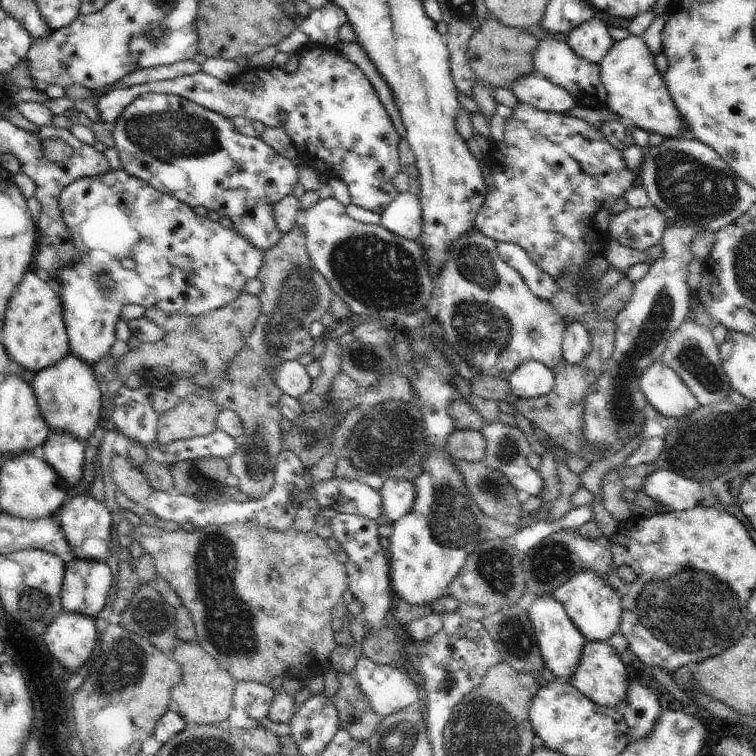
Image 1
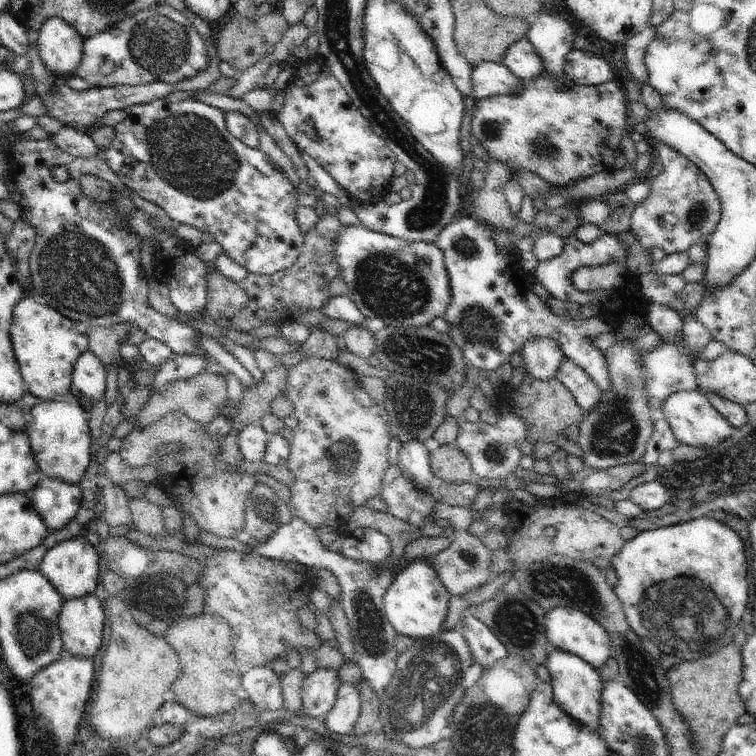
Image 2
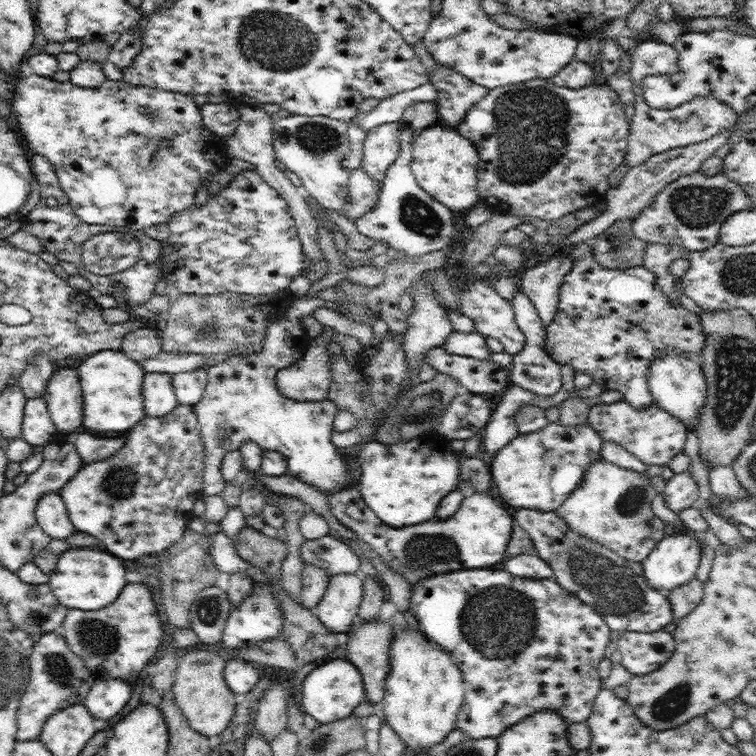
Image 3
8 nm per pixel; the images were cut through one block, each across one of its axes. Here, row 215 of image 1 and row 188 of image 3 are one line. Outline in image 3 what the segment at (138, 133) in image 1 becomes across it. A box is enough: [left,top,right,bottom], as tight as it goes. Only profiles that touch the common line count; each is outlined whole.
[159,170,307,295]

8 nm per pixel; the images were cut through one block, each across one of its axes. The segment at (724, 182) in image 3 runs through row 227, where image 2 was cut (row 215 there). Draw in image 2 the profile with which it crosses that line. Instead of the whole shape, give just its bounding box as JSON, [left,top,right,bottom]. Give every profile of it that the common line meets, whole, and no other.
[629,138,722,254]

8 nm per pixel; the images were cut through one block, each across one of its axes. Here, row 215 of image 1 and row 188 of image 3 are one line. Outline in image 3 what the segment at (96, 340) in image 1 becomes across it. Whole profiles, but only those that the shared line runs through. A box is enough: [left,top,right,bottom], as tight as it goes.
[14,70,228,230]

